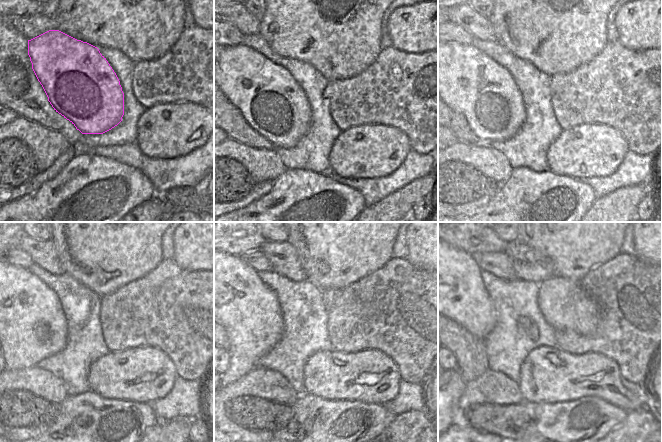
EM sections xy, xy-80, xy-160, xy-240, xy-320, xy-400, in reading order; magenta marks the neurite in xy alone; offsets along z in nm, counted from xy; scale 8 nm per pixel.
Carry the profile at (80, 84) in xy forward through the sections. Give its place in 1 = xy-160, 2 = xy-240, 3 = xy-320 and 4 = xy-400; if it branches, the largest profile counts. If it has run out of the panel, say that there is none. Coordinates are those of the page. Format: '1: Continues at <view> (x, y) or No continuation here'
1: Continues at xy-160 (469, 82)
2: Continues at xy-240 (26, 315)
3: Continues at xy-320 (249, 311)
4: Continues at xy-400 (458, 293)

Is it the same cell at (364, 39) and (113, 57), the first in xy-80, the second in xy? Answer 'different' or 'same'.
different

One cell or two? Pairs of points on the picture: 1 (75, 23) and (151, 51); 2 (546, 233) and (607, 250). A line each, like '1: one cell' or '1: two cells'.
1: one cell
2: one cell

